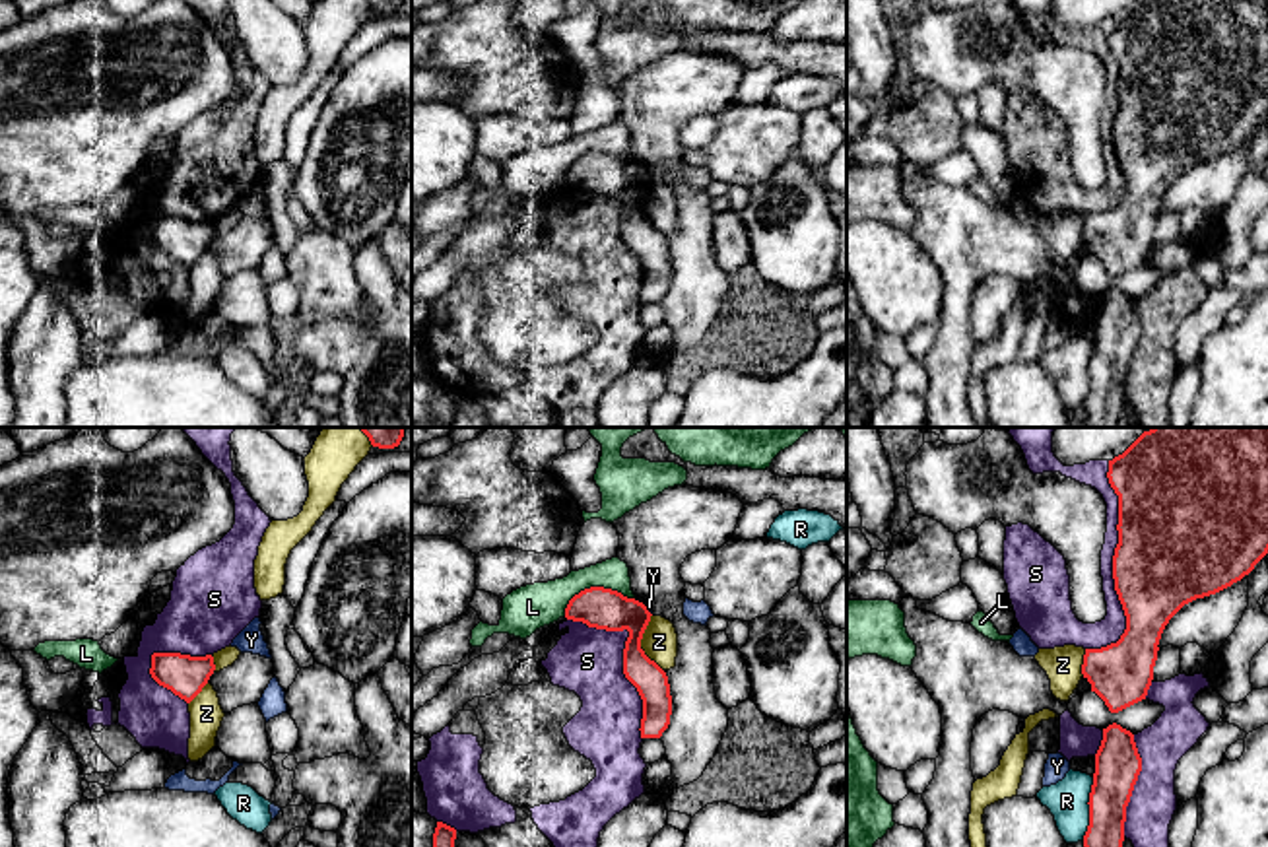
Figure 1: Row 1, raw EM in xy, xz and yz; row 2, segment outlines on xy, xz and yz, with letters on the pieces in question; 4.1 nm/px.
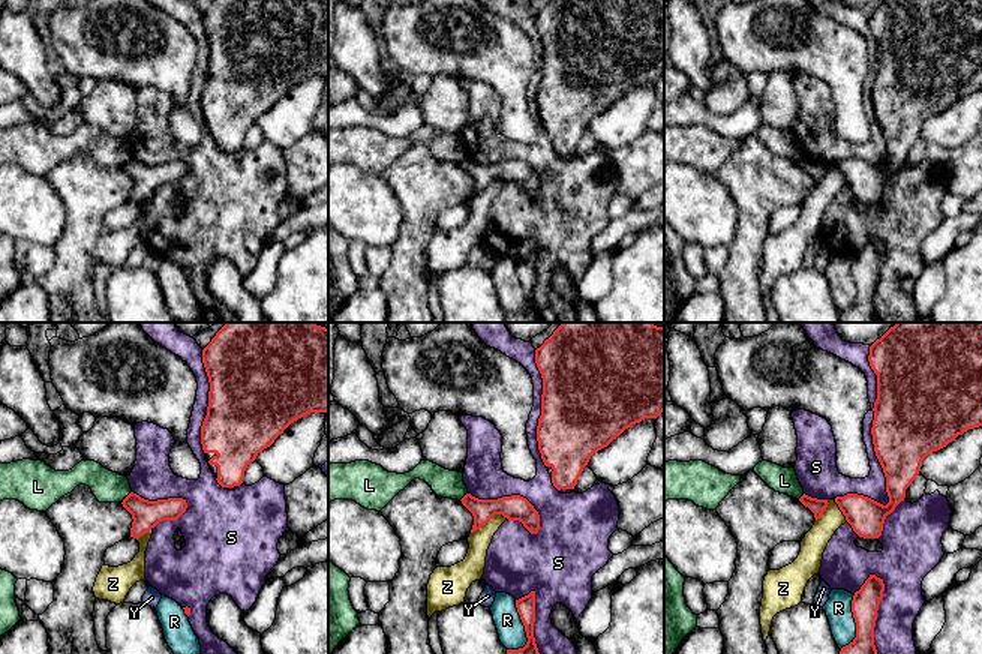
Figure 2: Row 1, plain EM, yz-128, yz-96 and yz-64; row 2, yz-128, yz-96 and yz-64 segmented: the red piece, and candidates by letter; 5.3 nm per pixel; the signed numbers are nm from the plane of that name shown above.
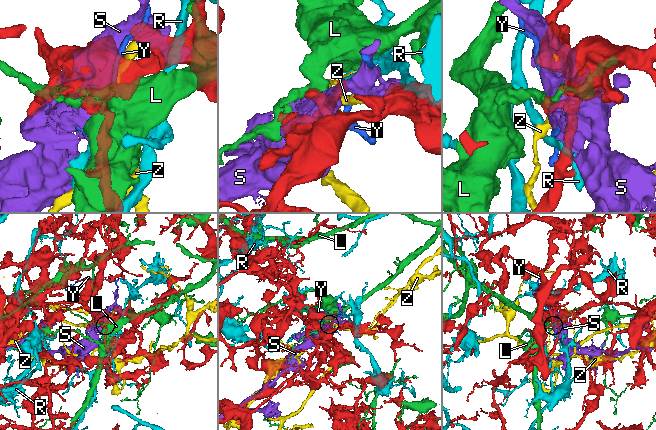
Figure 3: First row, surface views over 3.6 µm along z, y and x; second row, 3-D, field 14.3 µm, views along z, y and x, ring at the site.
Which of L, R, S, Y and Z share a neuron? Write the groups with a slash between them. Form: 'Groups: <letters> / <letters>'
Groups: L / R / S / Y / Z

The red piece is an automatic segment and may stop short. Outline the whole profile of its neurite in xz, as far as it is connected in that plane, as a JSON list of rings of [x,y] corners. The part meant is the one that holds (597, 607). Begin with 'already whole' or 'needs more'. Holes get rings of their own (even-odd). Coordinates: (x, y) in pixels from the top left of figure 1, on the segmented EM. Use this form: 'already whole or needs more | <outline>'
already whole | [[[590,587],[575,594],[565,618],[606,631],[629,631],[623,649],[623,674],[643,699],[641,738],[660,738],[670,725],[672,695],[666,672],[641,649],[651,622],[649,608],[617,591]]]

